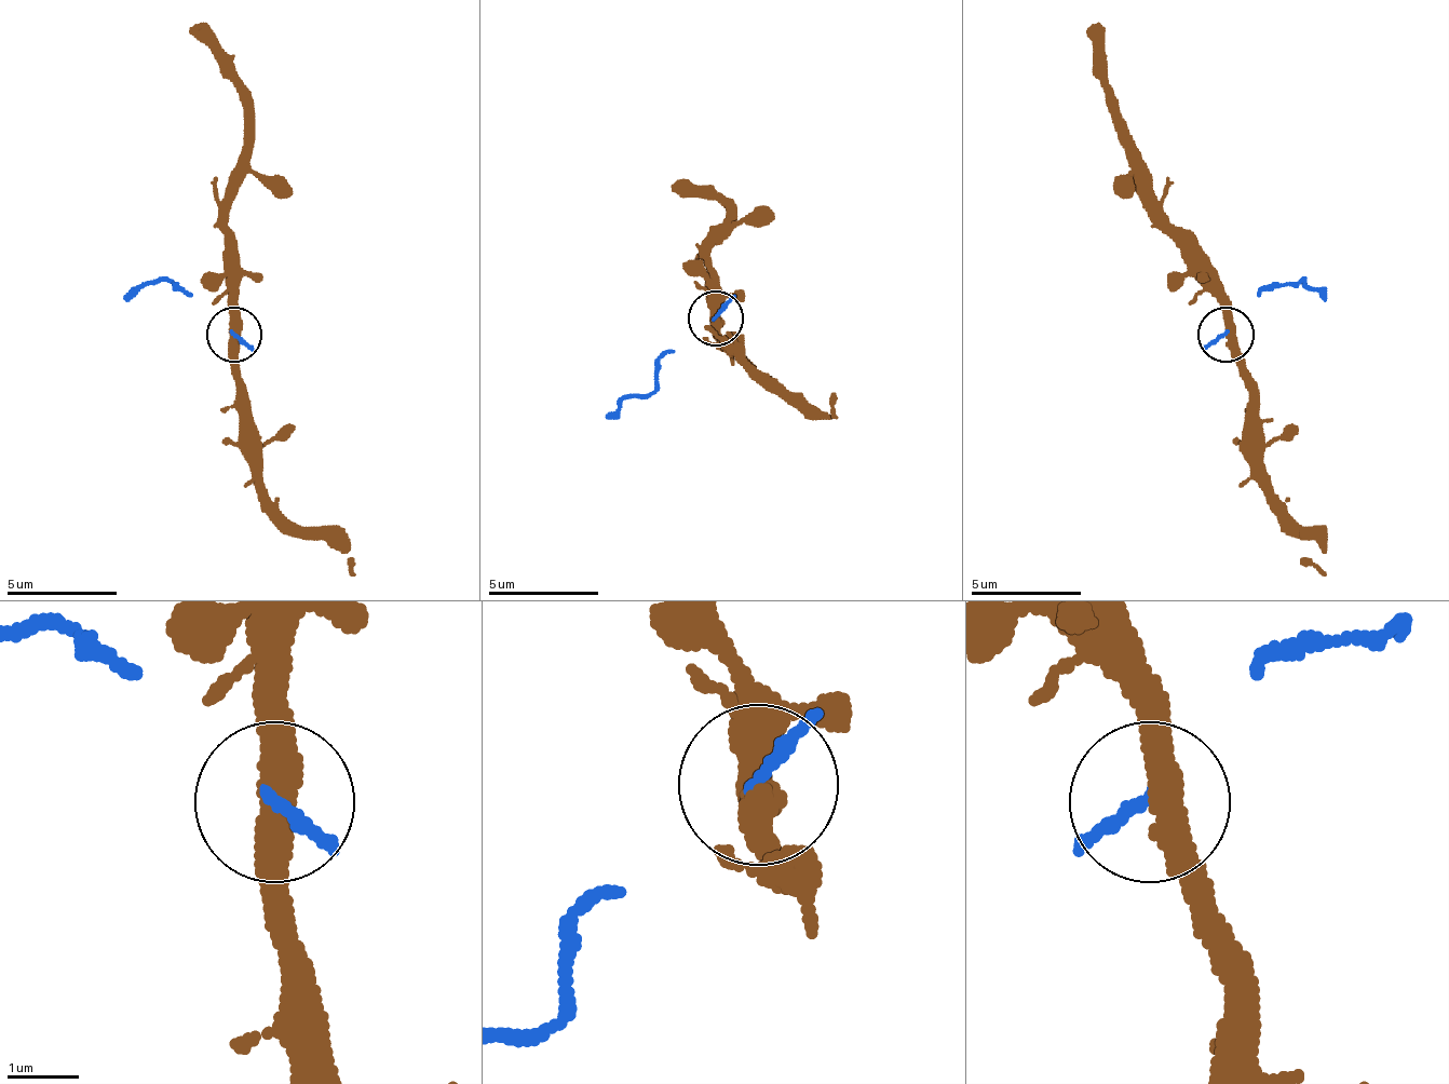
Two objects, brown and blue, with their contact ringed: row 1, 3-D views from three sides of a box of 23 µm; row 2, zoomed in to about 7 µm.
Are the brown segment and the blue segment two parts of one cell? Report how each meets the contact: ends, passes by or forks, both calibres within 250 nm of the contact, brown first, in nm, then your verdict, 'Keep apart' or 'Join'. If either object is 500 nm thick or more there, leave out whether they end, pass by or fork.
At the ring brown passes by. At the ring blue ends. Thickness 420 nm (brown) against 180 nm. Keep apart

